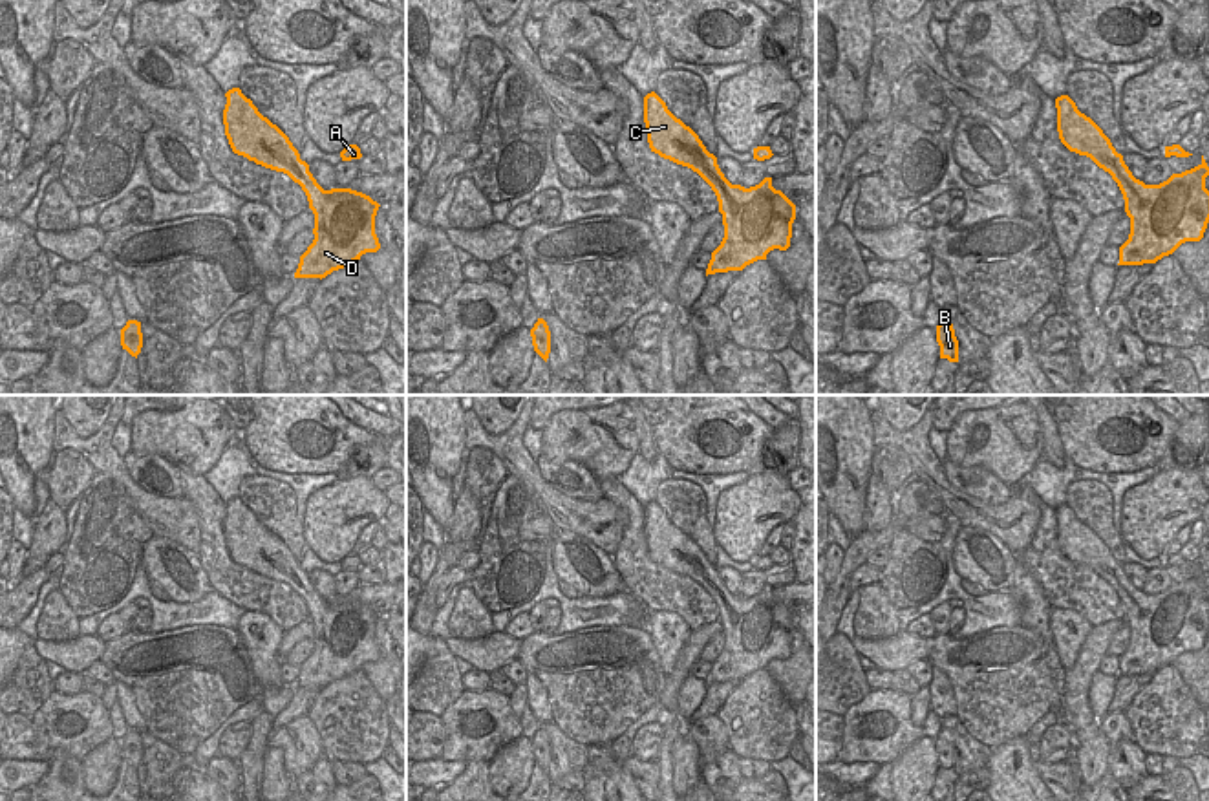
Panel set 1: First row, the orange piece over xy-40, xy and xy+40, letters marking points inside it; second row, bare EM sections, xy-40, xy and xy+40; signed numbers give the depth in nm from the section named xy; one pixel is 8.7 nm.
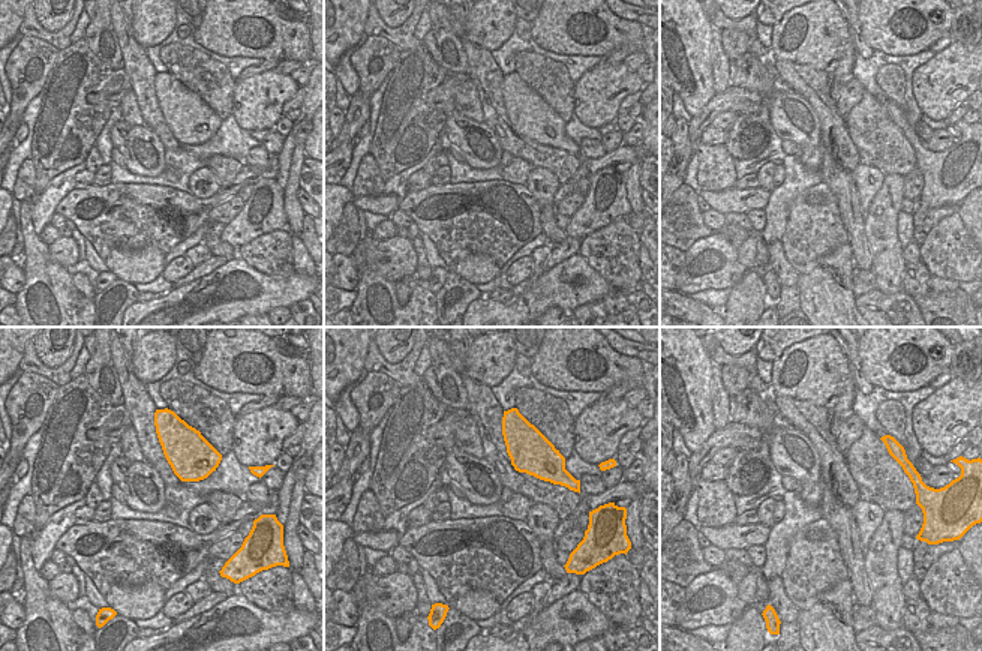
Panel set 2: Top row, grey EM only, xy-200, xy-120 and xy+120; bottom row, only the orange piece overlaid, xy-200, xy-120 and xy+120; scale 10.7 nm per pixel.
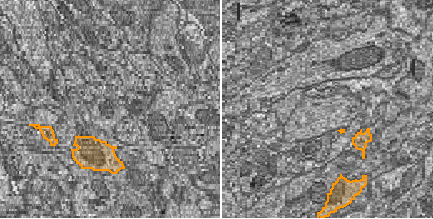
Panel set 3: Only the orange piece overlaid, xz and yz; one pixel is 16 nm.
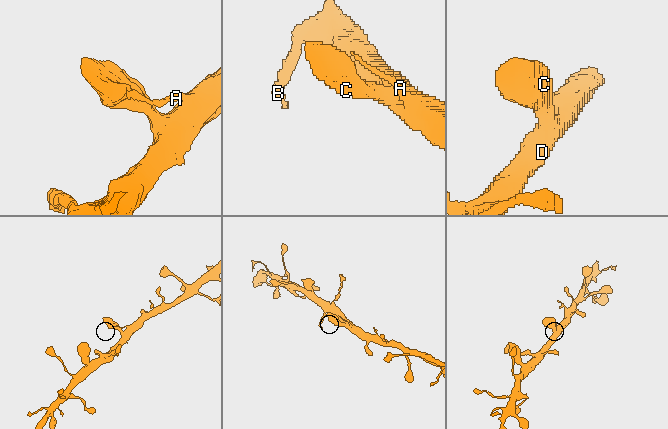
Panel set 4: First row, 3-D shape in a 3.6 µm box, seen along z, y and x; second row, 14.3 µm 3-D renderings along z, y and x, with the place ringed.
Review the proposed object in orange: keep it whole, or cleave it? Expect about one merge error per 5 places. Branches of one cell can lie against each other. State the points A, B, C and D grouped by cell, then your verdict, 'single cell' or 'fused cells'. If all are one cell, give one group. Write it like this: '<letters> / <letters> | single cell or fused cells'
A B C D | single cell

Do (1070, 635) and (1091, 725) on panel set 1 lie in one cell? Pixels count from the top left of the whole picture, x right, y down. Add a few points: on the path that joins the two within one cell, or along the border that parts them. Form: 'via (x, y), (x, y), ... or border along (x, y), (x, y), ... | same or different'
border along (1092, 626), (1076, 661), (1067, 670) | different

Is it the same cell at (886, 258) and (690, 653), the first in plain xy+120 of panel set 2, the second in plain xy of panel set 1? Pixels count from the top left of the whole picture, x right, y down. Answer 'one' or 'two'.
one

